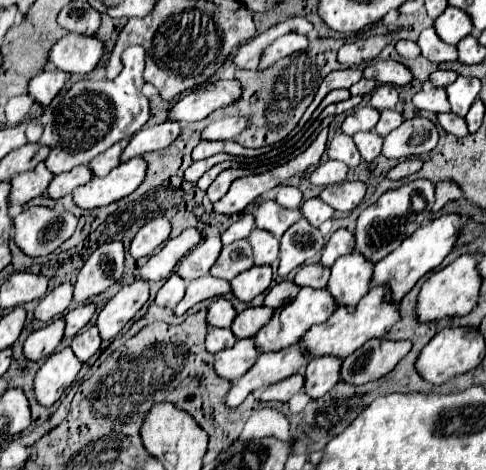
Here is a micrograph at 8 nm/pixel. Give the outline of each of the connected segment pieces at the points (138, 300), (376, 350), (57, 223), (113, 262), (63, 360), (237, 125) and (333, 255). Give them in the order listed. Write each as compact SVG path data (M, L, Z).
M137 280L129 286L123 286L99 312L97 328L101 332L101 338L103 340L115 338L147 300L149 300L149 284L145 280Z
M369 340L343 360L341 378L349 384L365 384L381 378L395 368L395 364L411 350L407 340Z
M31 206L13 220L15 242L27 256L47 256L69 240L77 228L77 218L71 212L57 216L51 208Z
M107 242L99 246L85 266L79 270L77 282L75 282L75 300L79 304L91 300L105 288L109 288L113 282L117 282L123 274L123 260L125 260L125 248L123 242Z
M63 348L47 358L35 376L35 396L41 404L51 406L69 388L81 368L81 360L73 356L71 348Z
M233 116L211 122L203 130L203 140L237 140L237 136L249 126L249 116Z
M339 228L331 234L329 242L325 244L323 248L323 254L321 254L321 264L323 266L333 266L333 262L343 256L343 254L349 254L355 250L355 236L353 232L349 232L347 228Z

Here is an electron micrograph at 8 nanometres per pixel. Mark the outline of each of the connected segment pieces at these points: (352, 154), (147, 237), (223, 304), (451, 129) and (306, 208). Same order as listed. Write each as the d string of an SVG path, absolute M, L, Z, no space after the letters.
M337 132L333 142L329 144L329 150L327 150L329 158L333 160L339 160L339 162L345 162L349 168L355 168L361 160L359 152L357 152L357 146L353 144L353 138L351 136L345 136L343 132Z
M159 216L159 218L153 218L151 222L147 222L133 238L131 242L131 256L133 258L143 258L143 256L149 256L153 254L171 234L171 224L165 216Z
M219 298L215 304L211 304L209 314L207 314L207 322L215 328L229 328L231 320L237 316L237 310L233 308L233 304L225 298Z
M449 112L449 114L437 114L437 120L445 128L445 132L449 132L449 134L455 134L459 138L463 138L463 136L469 134L465 118L461 118L461 116L453 114L453 112Z
M309 198L303 204L303 216L313 224L313 226L321 226L327 218L335 216L335 210L329 208L321 198Z

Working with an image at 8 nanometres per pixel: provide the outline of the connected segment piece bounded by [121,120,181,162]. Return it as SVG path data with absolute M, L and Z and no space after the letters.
M167 120L153 128L143 128L125 146L125 150L121 154L121 162L127 162L129 158L135 158L135 156L141 156L141 154L147 154L153 150L167 148L169 144L175 142L179 132L181 132L181 124L177 124L177 120Z

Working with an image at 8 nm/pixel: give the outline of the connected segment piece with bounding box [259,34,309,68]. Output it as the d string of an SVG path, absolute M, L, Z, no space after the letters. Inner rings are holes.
M285 34L285 36L281 36L263 52L259 68L267 68L275 60L281 60L281 58L293 54L293 52L301 52L301 50L307 48L307 44L309 44L309 38L301 36L301 34Z

